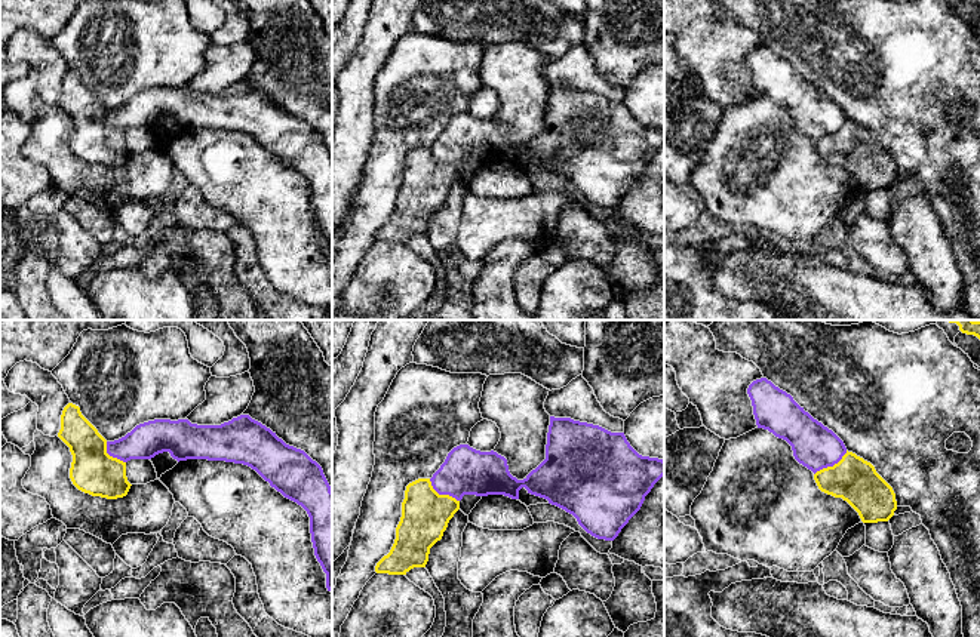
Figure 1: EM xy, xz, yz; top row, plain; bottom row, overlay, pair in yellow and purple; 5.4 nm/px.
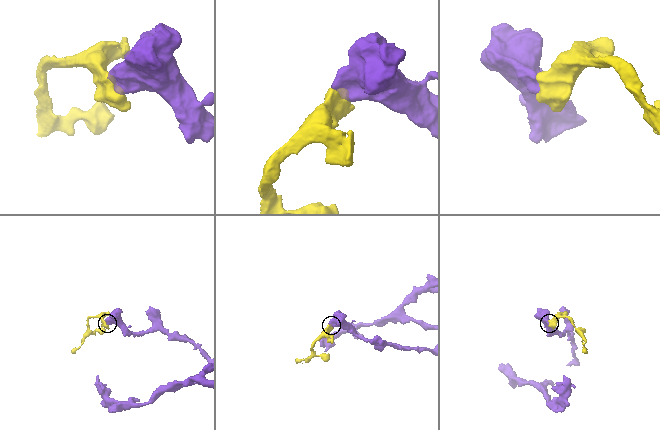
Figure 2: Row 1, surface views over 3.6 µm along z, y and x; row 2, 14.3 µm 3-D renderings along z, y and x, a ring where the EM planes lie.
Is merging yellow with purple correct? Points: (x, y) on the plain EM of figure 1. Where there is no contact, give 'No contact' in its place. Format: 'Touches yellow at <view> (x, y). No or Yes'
Touches yellow at xz (442, 163). No

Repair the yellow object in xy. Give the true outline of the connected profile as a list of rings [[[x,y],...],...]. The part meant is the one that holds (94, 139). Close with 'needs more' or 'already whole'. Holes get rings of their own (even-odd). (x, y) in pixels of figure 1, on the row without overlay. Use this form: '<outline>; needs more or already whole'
[[[68,71],[64,76],[58,105],[70,116],[73,123],[70,147],[79,159],[107,167],[117,167],[128,163],[132,153],[126,145],[126,130],[107,121],[107,108],[82,83],[79,74]]]; already whole

